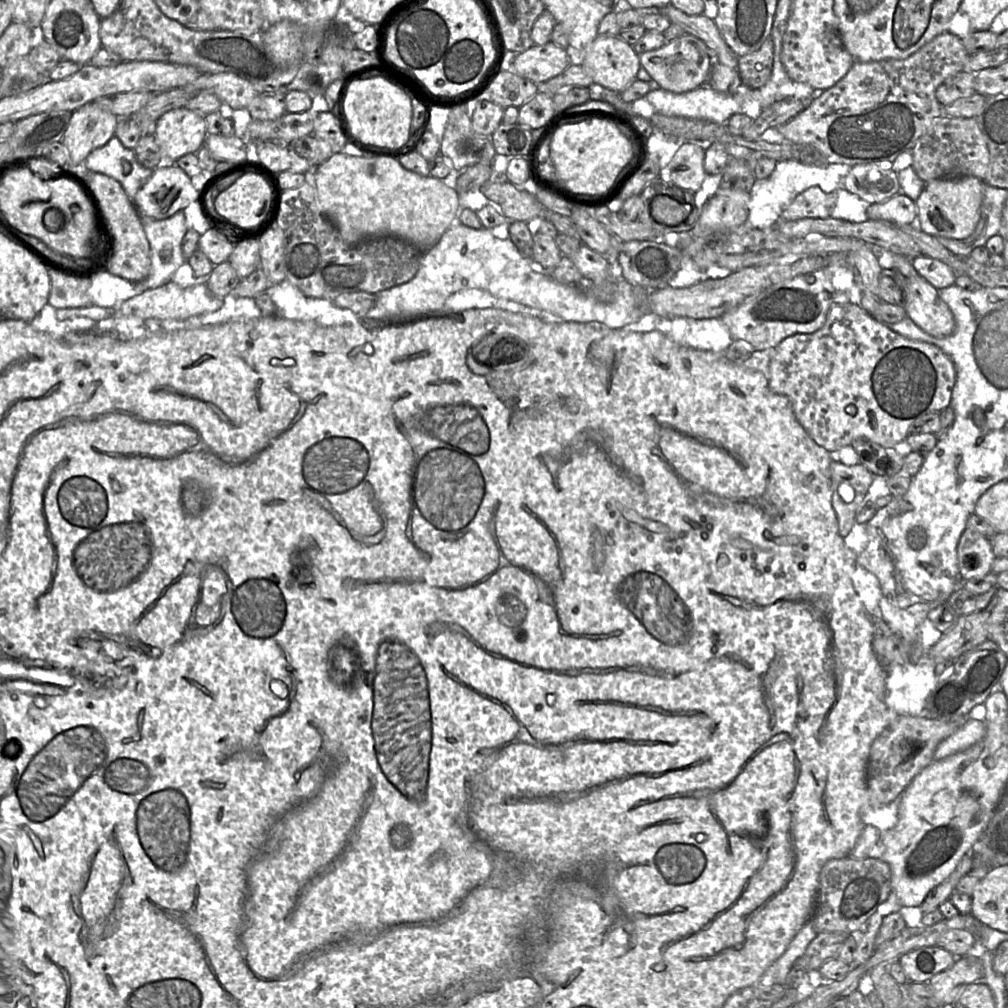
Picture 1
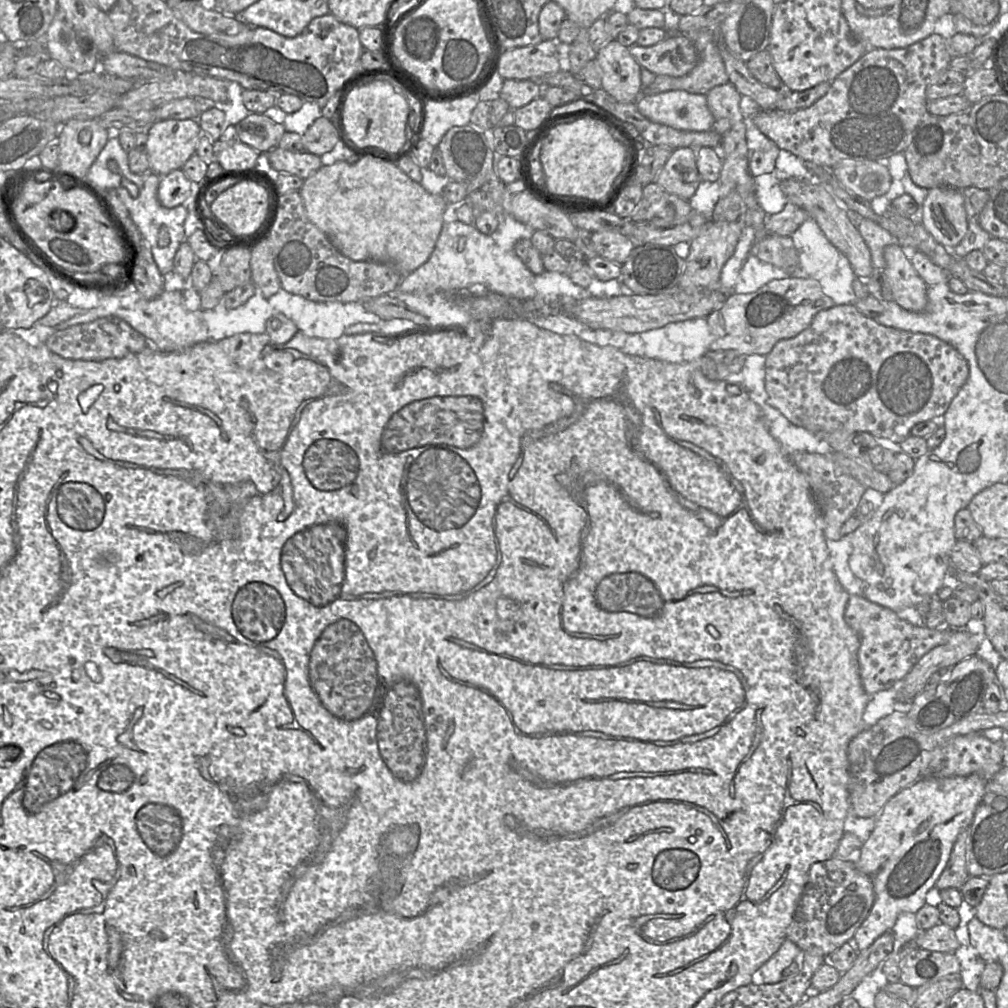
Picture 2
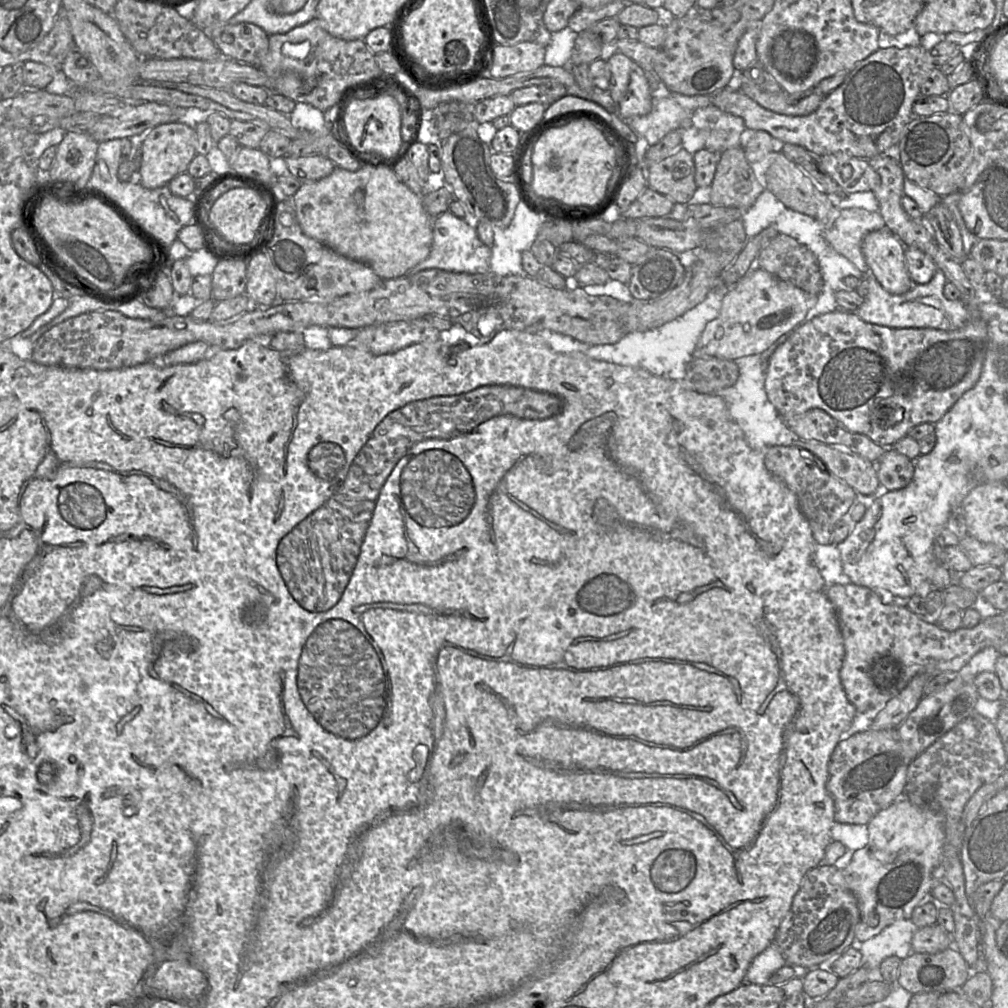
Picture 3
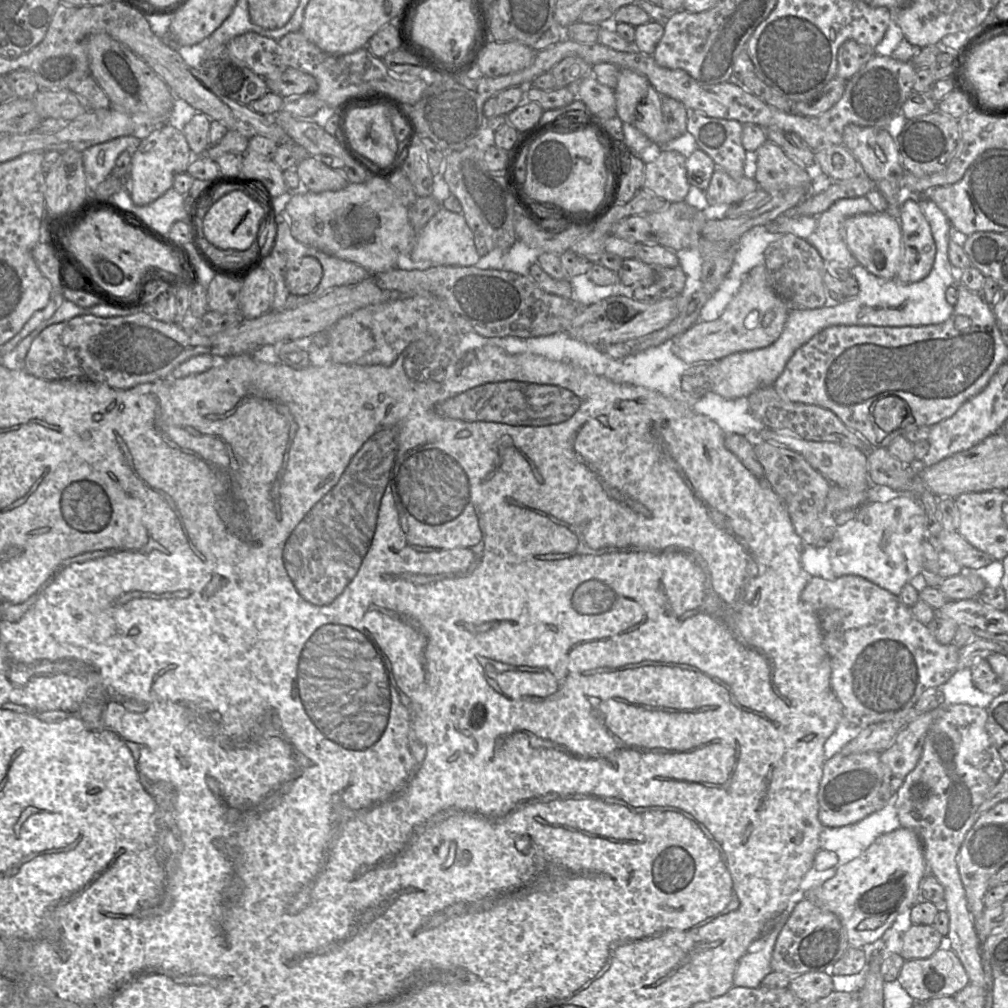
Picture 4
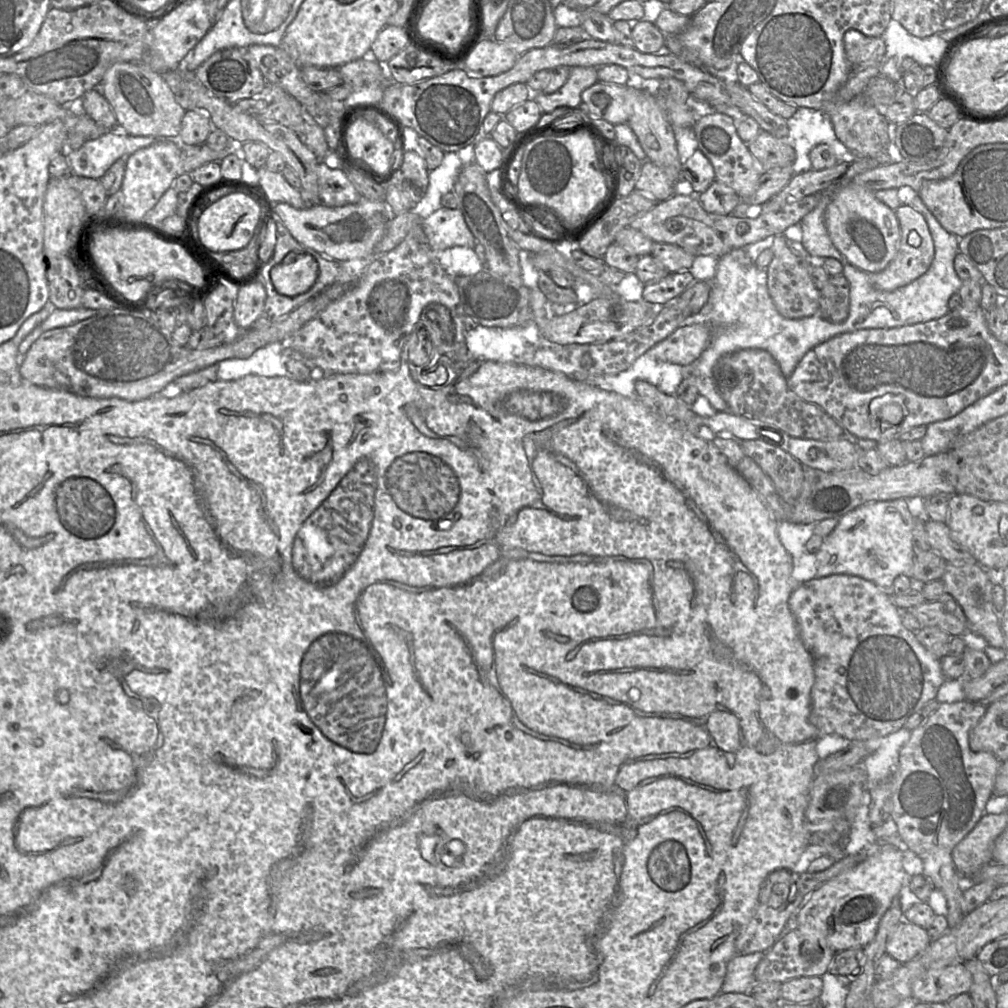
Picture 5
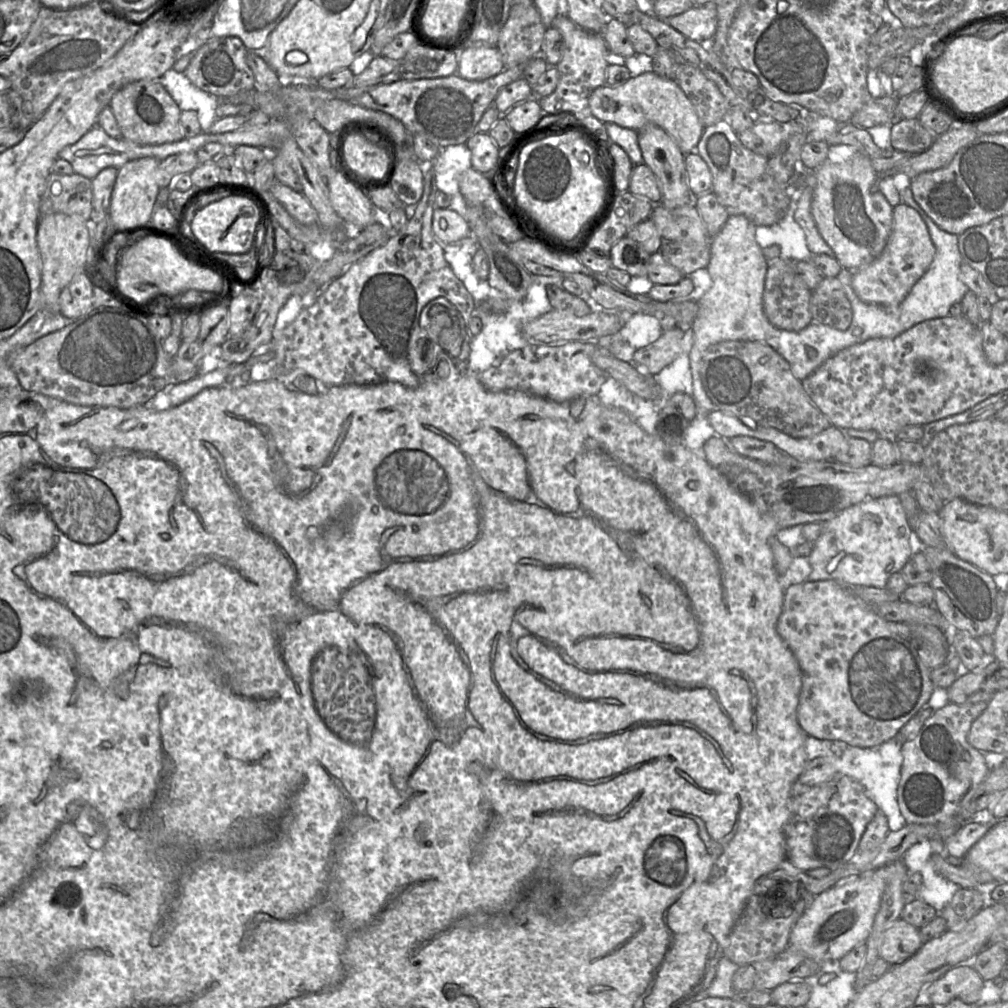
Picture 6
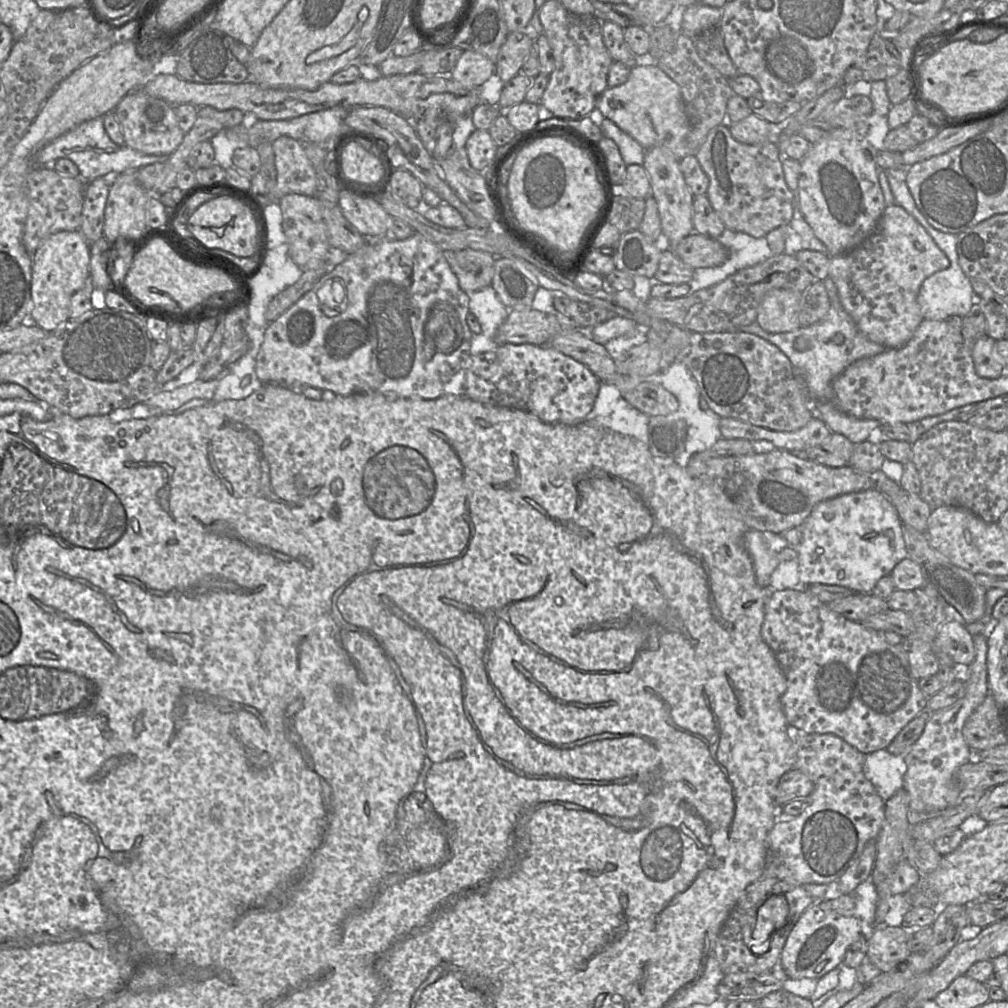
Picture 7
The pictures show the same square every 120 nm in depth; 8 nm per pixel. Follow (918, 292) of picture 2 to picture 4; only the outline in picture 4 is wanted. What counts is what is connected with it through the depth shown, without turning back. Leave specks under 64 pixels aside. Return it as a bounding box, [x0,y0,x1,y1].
[844,212,902,278]

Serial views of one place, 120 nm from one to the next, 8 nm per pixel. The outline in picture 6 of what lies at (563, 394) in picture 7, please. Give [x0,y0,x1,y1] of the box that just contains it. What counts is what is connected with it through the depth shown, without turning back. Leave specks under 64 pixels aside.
[478,342,607,402]

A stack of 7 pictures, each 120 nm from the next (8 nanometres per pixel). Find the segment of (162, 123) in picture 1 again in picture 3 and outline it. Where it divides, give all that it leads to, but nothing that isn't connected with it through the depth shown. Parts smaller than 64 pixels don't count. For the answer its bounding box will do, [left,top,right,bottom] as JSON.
[139,122,197,189]

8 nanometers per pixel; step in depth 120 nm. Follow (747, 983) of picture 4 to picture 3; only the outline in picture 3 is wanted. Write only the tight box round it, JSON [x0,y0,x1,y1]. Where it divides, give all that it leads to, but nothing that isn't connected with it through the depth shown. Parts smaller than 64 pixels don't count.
[745,941,786,984]

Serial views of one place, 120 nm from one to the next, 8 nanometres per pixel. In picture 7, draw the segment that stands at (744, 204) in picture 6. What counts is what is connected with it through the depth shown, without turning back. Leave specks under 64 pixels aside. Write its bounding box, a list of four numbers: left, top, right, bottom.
[695,122,795,238]

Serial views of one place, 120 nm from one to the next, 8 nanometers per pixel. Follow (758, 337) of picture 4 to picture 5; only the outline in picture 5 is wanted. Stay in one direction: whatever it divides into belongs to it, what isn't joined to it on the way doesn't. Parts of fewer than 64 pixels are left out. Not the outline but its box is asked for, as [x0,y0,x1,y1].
[645,324,710,366]

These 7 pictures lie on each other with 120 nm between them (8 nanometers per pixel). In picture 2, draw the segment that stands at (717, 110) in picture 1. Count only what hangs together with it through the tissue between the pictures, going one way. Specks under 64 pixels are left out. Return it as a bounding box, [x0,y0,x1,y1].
[636,90,714,131]

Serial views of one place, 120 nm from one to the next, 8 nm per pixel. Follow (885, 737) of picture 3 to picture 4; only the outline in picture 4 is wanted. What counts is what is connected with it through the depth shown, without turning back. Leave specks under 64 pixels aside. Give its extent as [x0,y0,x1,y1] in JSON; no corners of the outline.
[818,753,886,827]

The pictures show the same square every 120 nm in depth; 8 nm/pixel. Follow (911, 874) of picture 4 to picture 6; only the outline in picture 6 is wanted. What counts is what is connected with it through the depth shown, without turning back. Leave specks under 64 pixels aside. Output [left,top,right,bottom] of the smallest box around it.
[788,867,888,964]

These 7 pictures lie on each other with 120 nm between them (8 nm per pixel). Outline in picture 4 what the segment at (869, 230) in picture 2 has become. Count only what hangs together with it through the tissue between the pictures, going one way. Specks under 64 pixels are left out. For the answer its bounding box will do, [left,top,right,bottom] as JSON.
[806,197,877,269]

